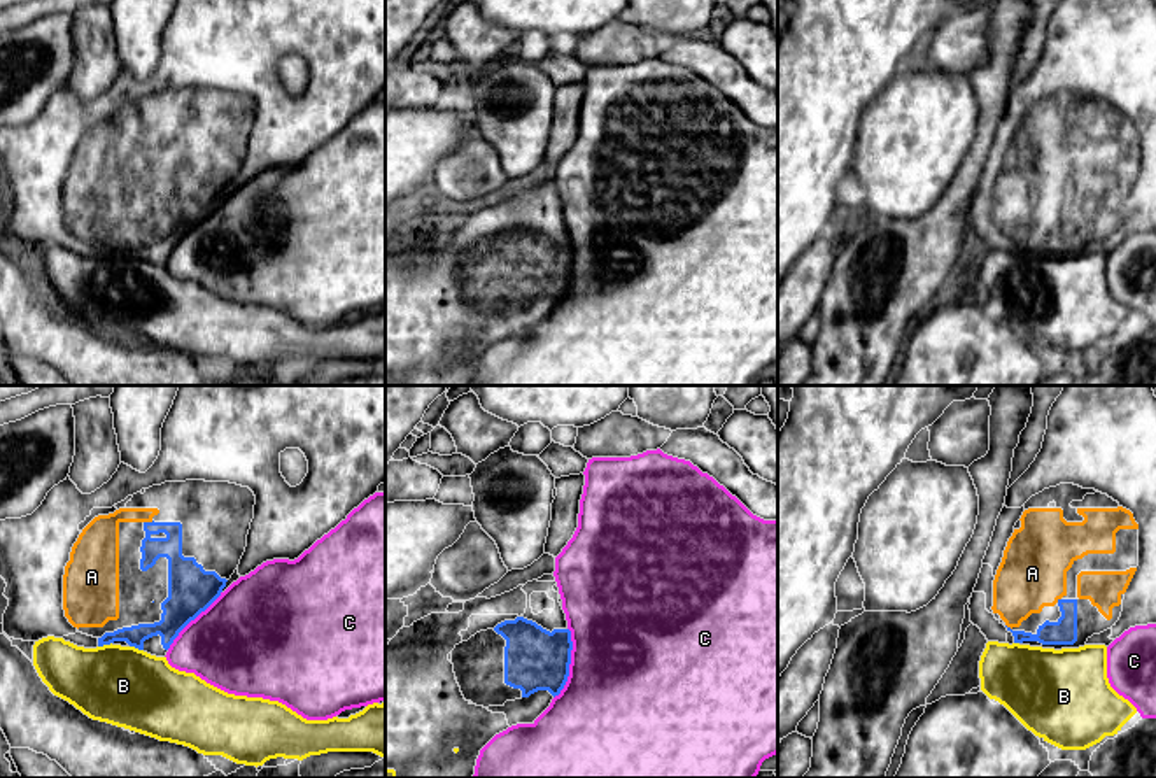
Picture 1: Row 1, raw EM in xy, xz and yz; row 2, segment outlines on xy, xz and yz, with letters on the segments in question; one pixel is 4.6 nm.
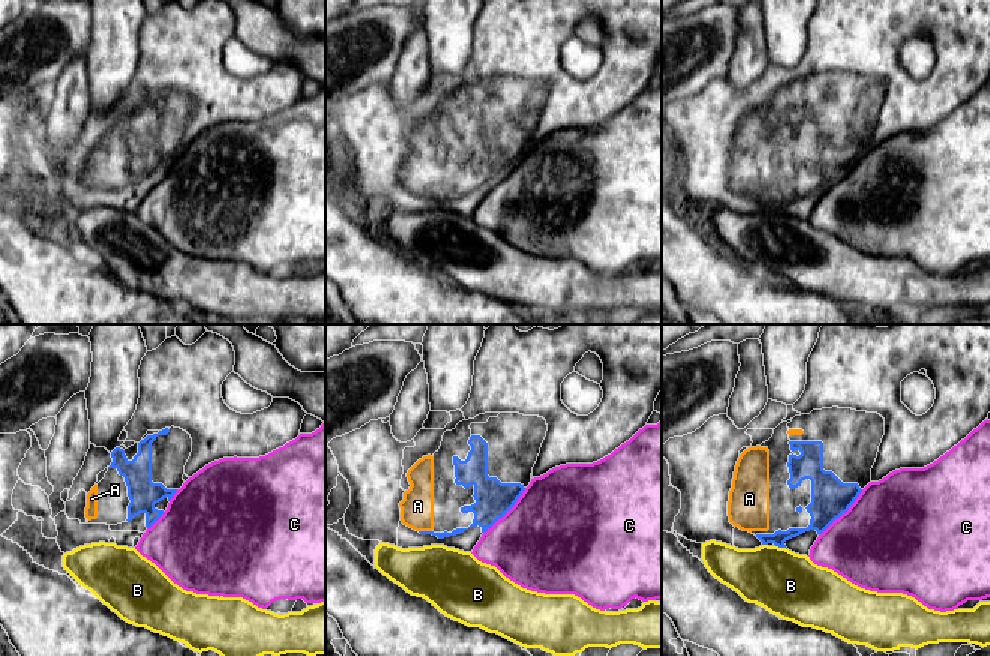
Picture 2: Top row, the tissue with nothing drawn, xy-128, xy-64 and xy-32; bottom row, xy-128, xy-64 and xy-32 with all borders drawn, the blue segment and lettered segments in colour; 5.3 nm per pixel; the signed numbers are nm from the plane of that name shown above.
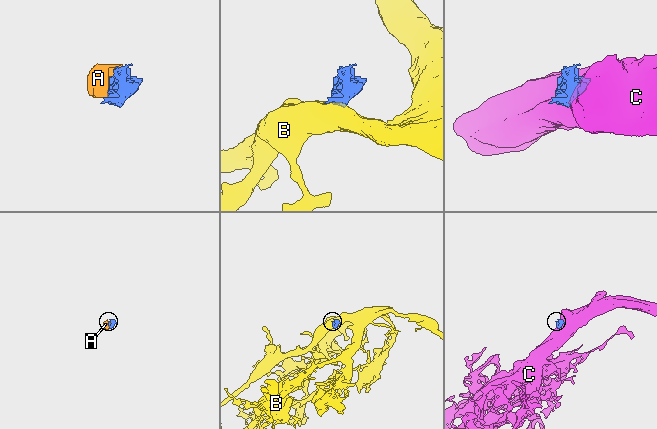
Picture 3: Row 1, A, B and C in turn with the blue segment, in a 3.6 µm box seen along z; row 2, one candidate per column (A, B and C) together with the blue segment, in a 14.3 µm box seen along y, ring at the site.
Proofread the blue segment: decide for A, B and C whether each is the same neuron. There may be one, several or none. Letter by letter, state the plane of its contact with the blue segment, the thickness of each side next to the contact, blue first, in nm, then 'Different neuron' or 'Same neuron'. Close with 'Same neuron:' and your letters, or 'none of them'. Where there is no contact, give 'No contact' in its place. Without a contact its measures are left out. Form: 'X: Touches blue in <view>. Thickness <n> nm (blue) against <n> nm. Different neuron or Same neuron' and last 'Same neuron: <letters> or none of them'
A: Touches blue in xy. Thickness 110 nm (blue) against 190 nm. Same neuron
B: Touches blue in xy. Thickness 90 nm (blue) against 360 nm. Different neuron
C: Touches blue in xz. Thickness 280 nm (blue) against 500 nm. Different neuron
Same neuron: A

